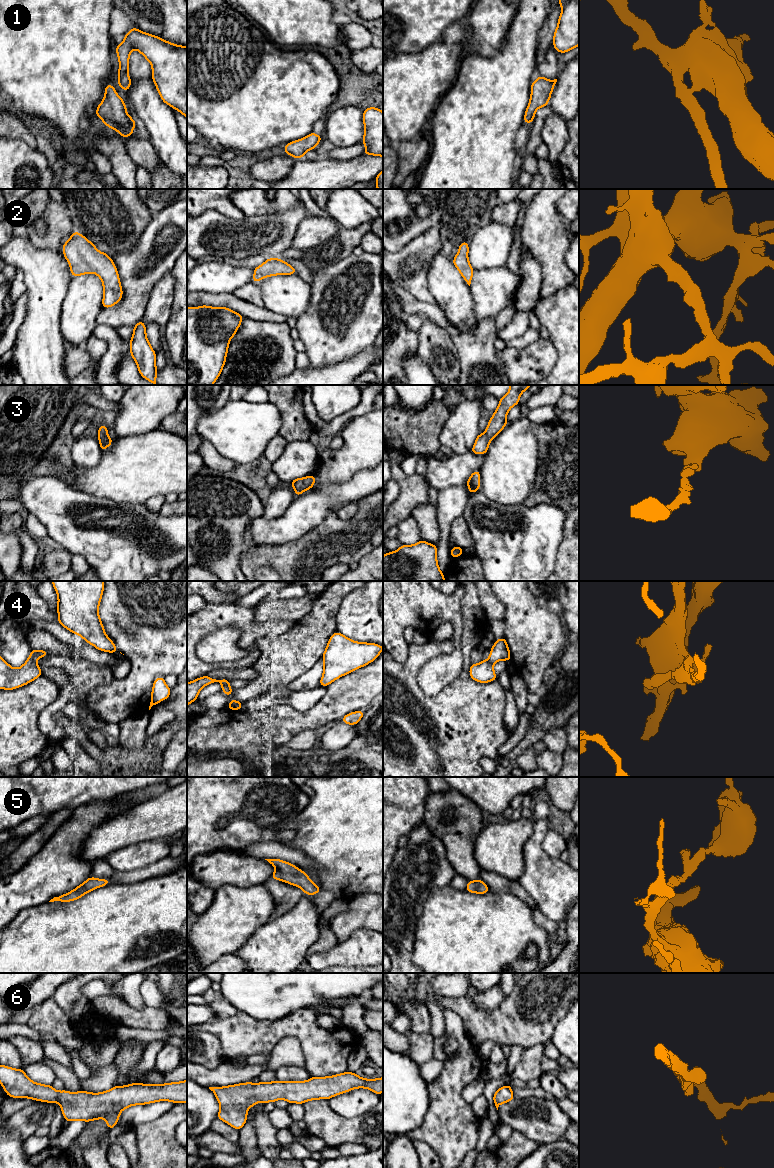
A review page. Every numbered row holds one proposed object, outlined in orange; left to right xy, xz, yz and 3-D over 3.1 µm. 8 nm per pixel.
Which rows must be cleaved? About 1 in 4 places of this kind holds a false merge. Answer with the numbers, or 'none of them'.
none of them

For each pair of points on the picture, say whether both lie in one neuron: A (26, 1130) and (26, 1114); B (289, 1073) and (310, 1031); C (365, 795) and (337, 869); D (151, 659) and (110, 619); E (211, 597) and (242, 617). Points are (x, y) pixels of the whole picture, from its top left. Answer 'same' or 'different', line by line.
A: same
B: different
C: same
D: same
E: different

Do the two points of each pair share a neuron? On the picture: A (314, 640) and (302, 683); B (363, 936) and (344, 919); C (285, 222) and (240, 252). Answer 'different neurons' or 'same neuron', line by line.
A: different neurons
B: different neurons
C: same neuron

